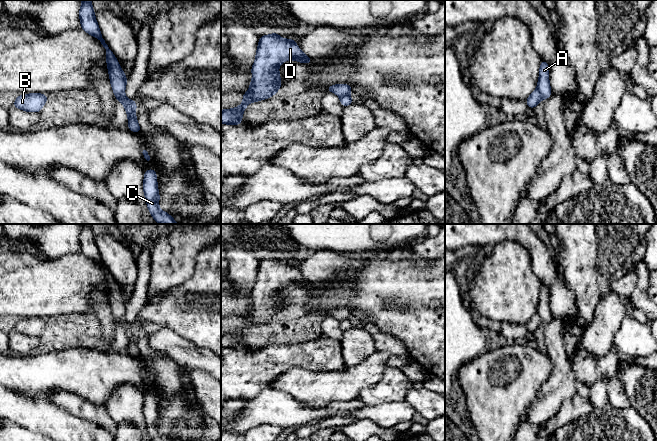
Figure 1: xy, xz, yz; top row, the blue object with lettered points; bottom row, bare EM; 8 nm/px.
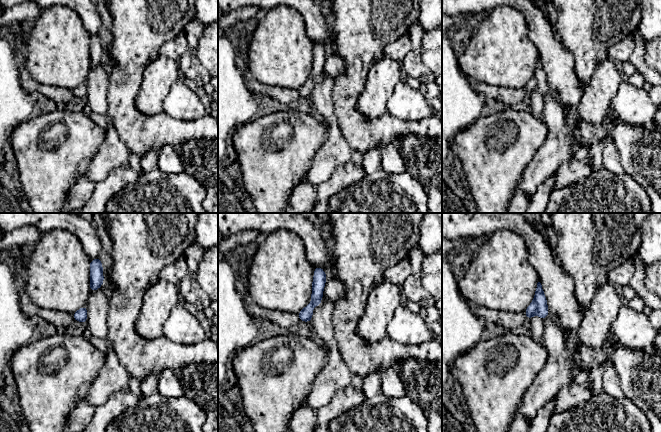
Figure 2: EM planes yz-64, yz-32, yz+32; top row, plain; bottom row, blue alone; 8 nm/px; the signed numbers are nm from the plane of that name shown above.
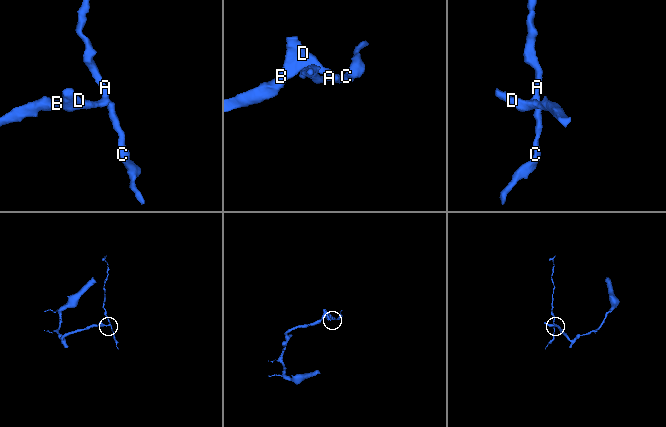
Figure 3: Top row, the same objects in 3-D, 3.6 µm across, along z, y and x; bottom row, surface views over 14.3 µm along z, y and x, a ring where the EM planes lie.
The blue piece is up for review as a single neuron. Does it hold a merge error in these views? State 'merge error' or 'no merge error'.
merge error

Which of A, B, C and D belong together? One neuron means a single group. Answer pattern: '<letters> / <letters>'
A C / B D

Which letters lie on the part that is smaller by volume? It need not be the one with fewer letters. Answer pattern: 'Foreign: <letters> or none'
Foreign: A, C

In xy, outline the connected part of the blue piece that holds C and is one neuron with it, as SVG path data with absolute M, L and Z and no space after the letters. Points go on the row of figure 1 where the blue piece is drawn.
M147 169L144 173L143 191L147 208L156 222L159 224L178 224L171 215L158 207L160 195L157 185L157 174L154 169Z

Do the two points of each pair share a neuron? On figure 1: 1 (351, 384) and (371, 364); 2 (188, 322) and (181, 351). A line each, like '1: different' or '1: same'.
1: same
2: different

